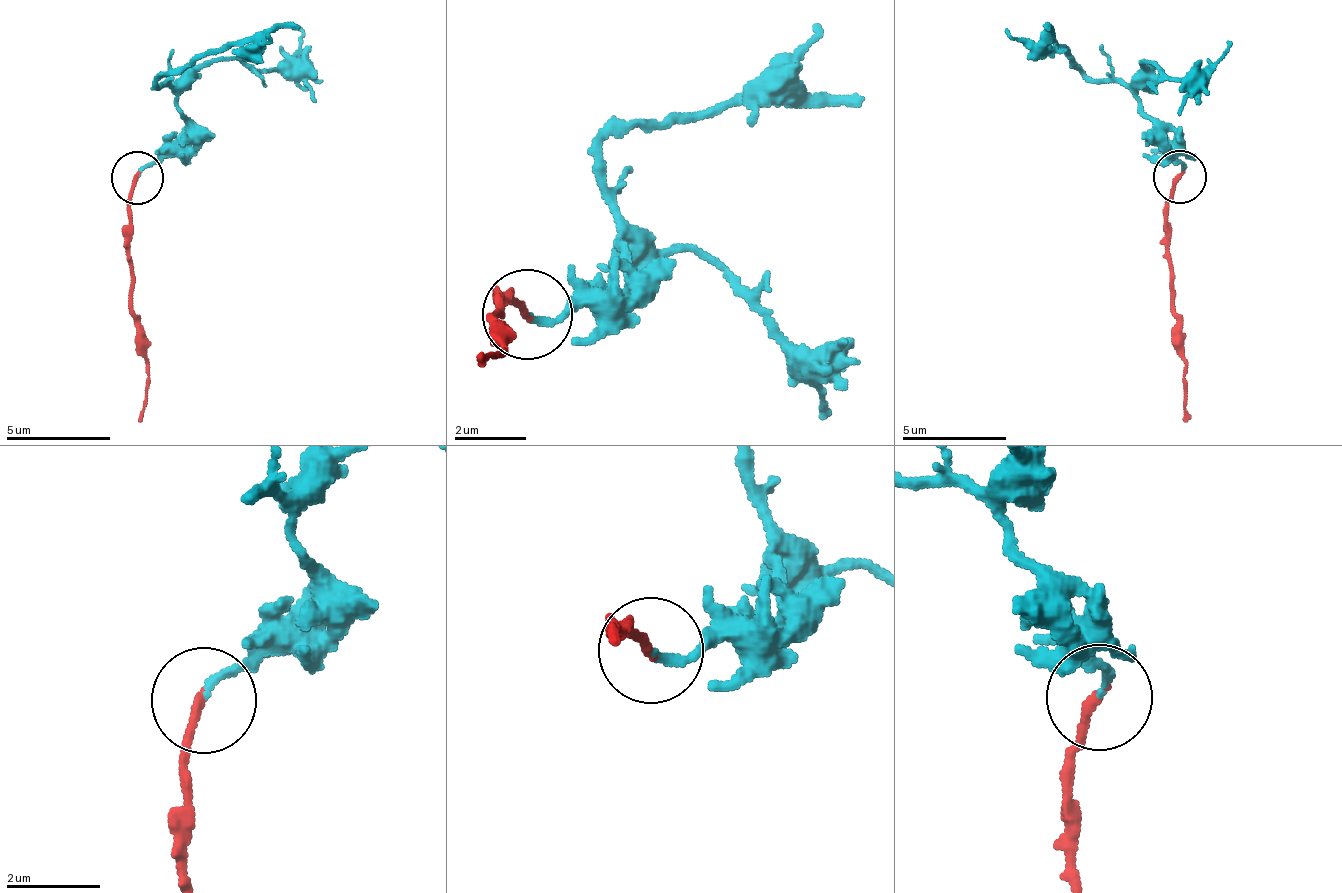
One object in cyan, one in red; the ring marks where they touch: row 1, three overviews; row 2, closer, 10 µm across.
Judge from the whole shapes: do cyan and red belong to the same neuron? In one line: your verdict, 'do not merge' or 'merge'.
merge

